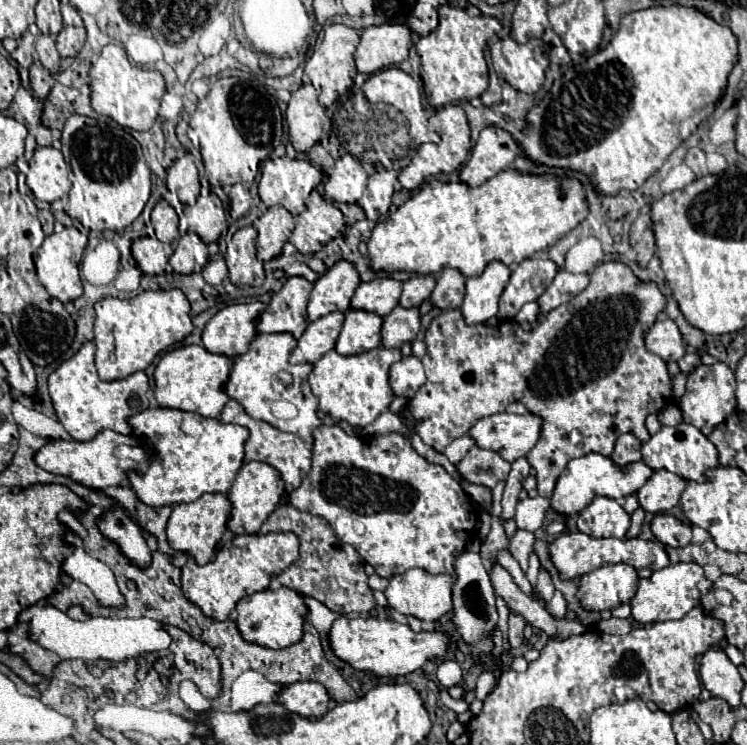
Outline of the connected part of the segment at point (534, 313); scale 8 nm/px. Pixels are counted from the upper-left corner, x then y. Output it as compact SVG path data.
M532 301L532 303L526 303L526 305L518 311L518 315L514 317L514 321L516 321L516 323L524 323L524 321L528 321L528 323L536 323L540 317L542 317L542 313L540 313L540 305L538 305L536 301Z

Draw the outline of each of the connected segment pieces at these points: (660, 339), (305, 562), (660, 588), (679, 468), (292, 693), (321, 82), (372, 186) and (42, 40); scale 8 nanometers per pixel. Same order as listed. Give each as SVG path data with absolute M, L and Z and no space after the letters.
M670 317L660 319L652 325L646 337L646 347L664 361L678 361L686 353L686 343L682 339L682 333Z
M284 503L274 509L274 513L266 519L258 533L270 531L294 531L300 537L298 561L282 571L282 575L278 575L278 581L284 587L294 587L302 595L318 599L338 615L368 615L376 607L376 599L368 585L368 575L364 573L364 559L352 545L342 543L332 533L332 527L326 519L298 511L296 507L290 507L290 503Z
M690 561L690 563L676 563L668 565L666 569L654 571L650 577L640 579L638 591L632 605L632 619L638 623L656 623L668 619L682 619L690 609L700 605L700 599L714 587L714 583L704 575L704 569Z
M680 423L676 427L662 427L656 435L650 437L650 441L642 445L642 461L656 471L666 469L690 481L706 481L708 479L706 471L720 465L716 445L702 431L698 431L698 427L690 423Z
M306 681L306 683L286 685L280 691L280 703L288 711L300 713L306 718L320 717L322 713L326 713L330 697L328 697L328 691L320 683Z
M340 23L338 25L330 25L324 31L324 41L320 43L320 47L314 49L314 53L306 61L304 73L310 77L310 81L312 81L312 85L316 89L316 99L324 105L326 115L326 107L330 107L340 95L350 91L352 85L354 85L356 67L354 67L352 53L356 51L358 43L360 43L360 37L352 27L346 27L346 25L340 25Z
M378 171L368 179L368 187L364 191L364 197L358 201L358 205L364 209L366 217L376 223L382 215L388 213L394 193L398 173L396 171Z
M40 35L36 39L36 51L40 57L40 63L52 73L56 75L60 69L60 53L56 49L56 41L52 35Z

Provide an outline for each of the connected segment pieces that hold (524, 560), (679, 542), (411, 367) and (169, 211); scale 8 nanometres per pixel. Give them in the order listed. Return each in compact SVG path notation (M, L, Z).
M524 531L524 537L512 537L510 539L510 553L514 555L514 559L520 563L520 567L524 571L528 569L528 555L532 553L534 543L536 543L536 537L530 531Z
M658 513L652 519L652 533L660 543L670 547L684 547L692 541L692 525L666 513Z
M416 355L404 357L402 361L394 363L394 367L390 367L390 387L396 395L410 399L410 395L414 395L422 383L426 383L426 373L422 361Z
M158 201L158 205L152 209L152 225L156 231L156 237L162 243L176 243L176 239L180 237L178 233L178 215L174 211L174 207L168 201Z

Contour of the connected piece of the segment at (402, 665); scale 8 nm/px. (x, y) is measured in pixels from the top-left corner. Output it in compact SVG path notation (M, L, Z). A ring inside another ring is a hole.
M340 617L330 629L334 653L354 669L370 671L378 677L398 677L420 669L426 661L444 657L450 647L450 637L444 631L414 633L410 625L378 617Z

